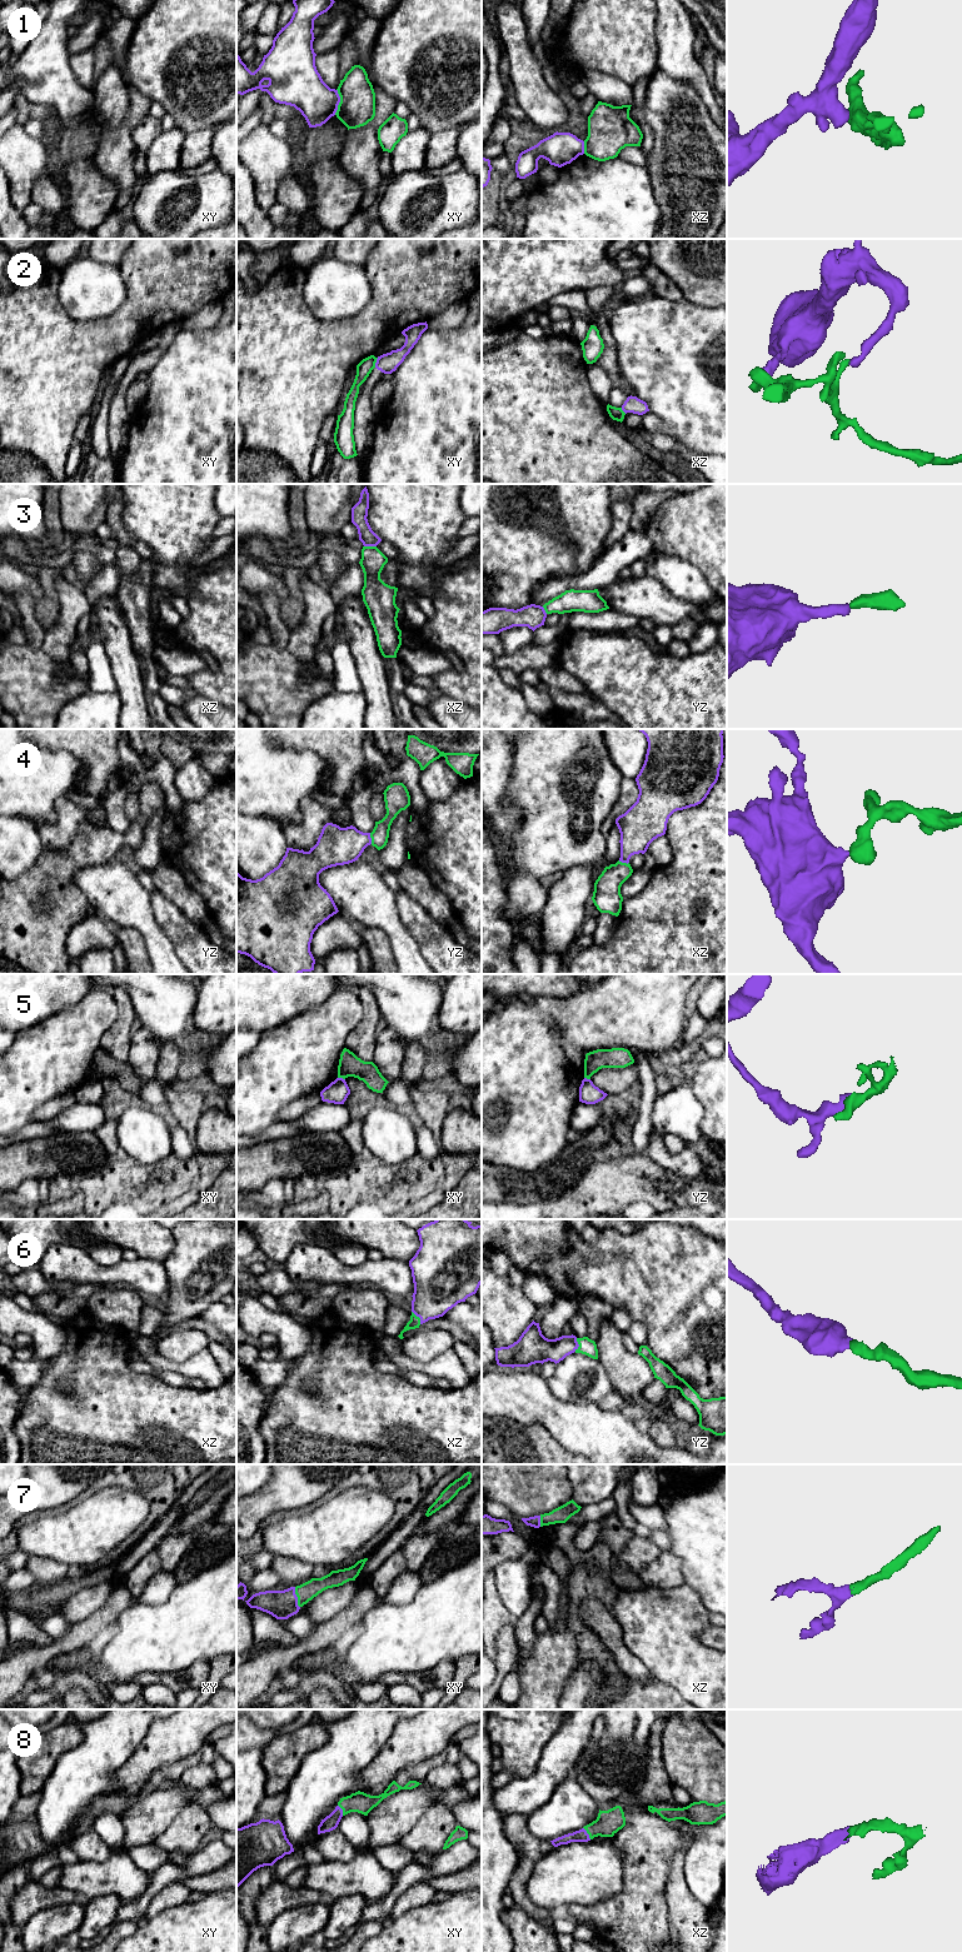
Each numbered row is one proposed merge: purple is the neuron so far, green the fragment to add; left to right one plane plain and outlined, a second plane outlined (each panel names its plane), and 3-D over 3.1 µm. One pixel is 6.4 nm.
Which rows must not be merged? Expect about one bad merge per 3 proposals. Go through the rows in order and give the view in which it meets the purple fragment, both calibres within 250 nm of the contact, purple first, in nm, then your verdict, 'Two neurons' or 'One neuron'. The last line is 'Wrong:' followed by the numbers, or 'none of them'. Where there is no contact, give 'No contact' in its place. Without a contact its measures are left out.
1: Touches purple in xy. Thickness 280 nm (purple) against 240 nm. Two neurons
2: Touches purple in xy. Thickness 130 nm (purple) against 100 nm. Two neurons
3: Touches purple in xz. Thickness 110 nm (purple) against 160 nm. One neuron
4: Touches purple in yz. Thickness 240 nm (purple) against 120 nm. One neuron
5: Touches purple in xy. Thickness 150 nm (purple) against 140 nm. Two neurons
6: Touches purple in yz. Thickness 170 nm (purple) against 110 nm. One neuron
7: Touches purple in xy. Thickness 190 nm (purple) against 120 nm. One neuron
8: Touches purple in xz. Thickness 80 nm (purple) against 160 nm. One neuron
Wrong: 1, 2, 5

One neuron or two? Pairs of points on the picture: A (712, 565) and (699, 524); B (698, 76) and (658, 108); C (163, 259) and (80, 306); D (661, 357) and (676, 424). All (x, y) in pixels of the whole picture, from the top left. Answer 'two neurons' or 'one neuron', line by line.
A: one neuron
B: two neurons
C: two neurons
D: one neuron

